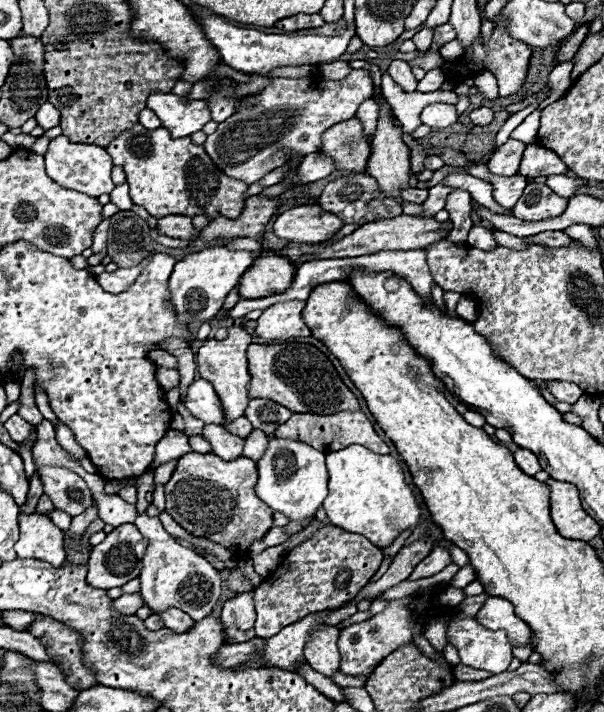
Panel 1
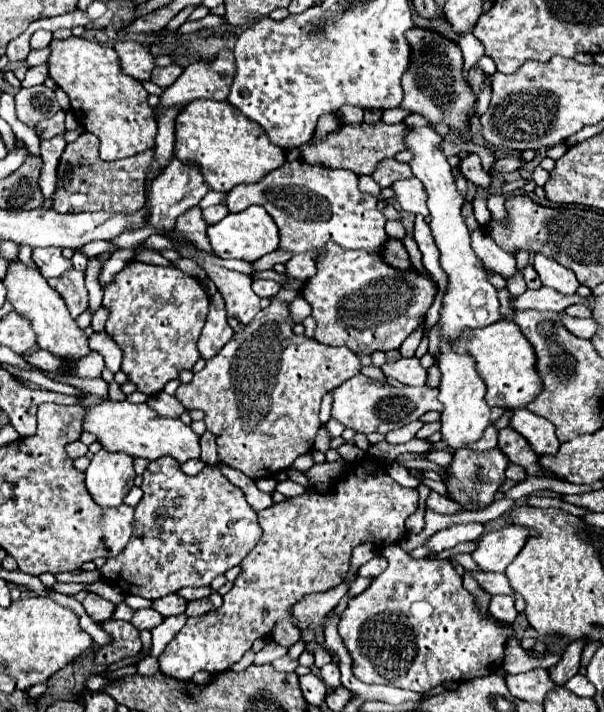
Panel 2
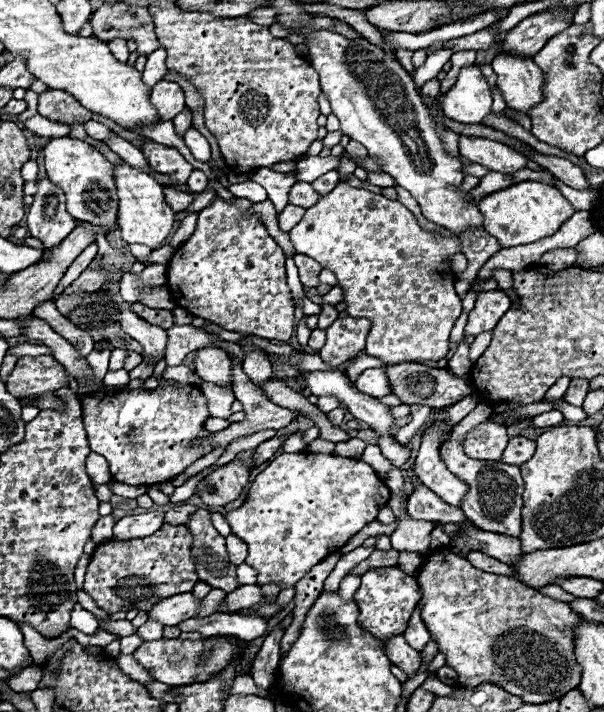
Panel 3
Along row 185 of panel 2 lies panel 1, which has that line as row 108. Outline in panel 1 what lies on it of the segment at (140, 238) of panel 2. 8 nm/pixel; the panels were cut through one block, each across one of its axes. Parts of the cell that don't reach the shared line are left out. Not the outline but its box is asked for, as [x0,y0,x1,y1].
[148,94,212,138]

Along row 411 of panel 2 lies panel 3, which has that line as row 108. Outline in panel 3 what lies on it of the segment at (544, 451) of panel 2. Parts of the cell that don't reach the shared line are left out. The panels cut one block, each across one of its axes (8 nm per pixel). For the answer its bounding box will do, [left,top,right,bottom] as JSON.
[492,52,544,112]

